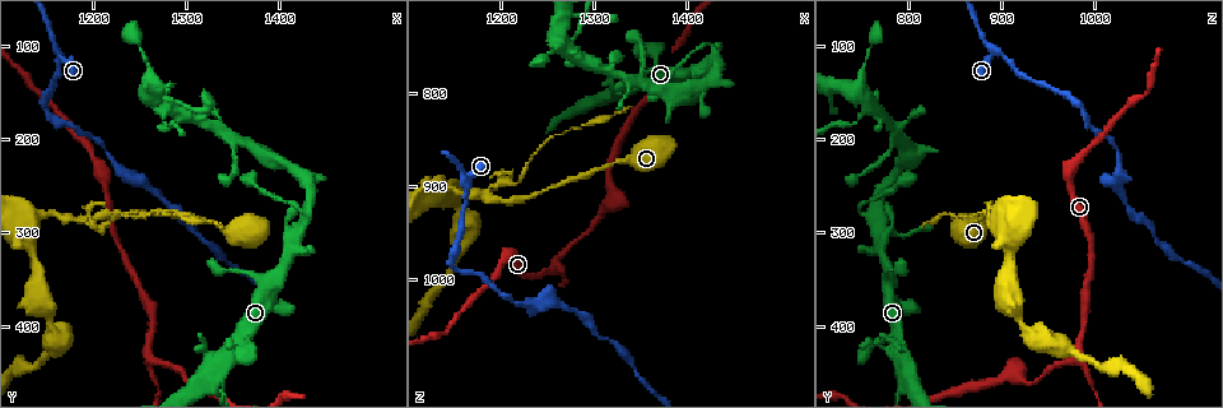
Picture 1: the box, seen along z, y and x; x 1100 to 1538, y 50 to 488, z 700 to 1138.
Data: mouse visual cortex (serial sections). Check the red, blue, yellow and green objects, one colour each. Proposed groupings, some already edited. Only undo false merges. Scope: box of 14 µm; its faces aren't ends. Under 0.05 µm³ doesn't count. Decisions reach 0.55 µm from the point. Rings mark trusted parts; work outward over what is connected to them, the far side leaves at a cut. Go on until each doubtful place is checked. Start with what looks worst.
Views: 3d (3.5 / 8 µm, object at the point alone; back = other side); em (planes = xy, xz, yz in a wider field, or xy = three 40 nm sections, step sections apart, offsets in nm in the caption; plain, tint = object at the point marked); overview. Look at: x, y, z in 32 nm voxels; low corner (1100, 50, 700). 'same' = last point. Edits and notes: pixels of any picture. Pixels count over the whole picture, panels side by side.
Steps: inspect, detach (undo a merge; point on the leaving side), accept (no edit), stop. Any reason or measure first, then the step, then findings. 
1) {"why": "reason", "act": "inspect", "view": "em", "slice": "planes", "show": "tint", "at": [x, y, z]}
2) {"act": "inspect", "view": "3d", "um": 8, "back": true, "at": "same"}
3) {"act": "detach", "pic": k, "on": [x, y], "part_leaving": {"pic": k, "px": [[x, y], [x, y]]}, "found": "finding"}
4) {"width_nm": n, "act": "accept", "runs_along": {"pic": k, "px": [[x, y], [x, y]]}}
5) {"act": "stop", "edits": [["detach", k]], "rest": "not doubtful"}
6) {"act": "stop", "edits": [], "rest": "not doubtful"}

{"why": "abrupt turn", "act": "inspect", "view": "3d", "um": 8, "at": [1185, 285, 910]}

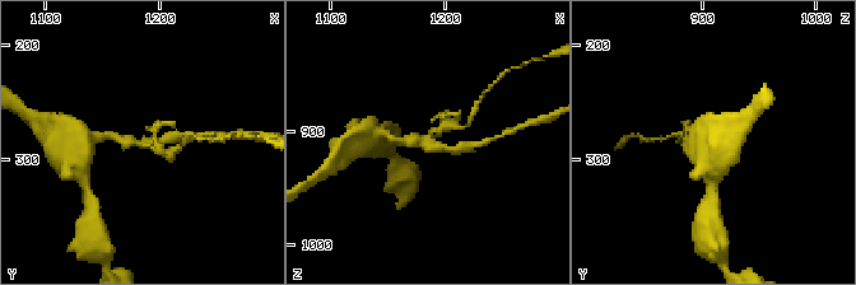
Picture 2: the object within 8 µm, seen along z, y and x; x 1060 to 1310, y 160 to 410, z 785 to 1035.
{"act": "inspect", "view": "3d", "um": 3.5, "at": [1186, 286, 908]}

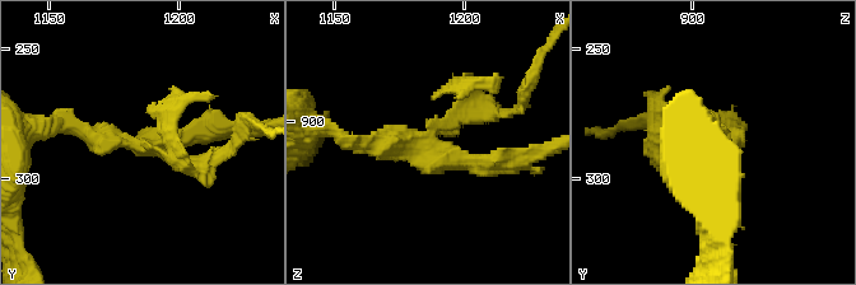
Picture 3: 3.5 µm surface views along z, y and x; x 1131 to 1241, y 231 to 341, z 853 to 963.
{"arms": 3, "arm_widths_nm": [150, 200, 250], "act": "inspect", "view": "em", "slice": "xy", "step": 1, "show": "tint", "at": [1185, 288, 910]}

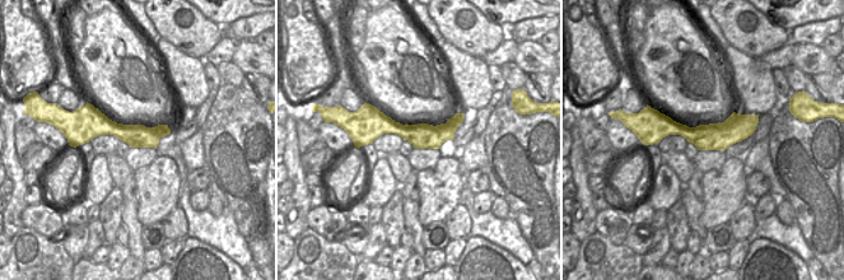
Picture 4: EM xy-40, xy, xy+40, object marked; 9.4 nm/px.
{"act": "accept", "found": "continuous, no second cell"}

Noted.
{"act": "inspect", "view": "3d", "um": 3.5, "at": [1425, 275, 745]}

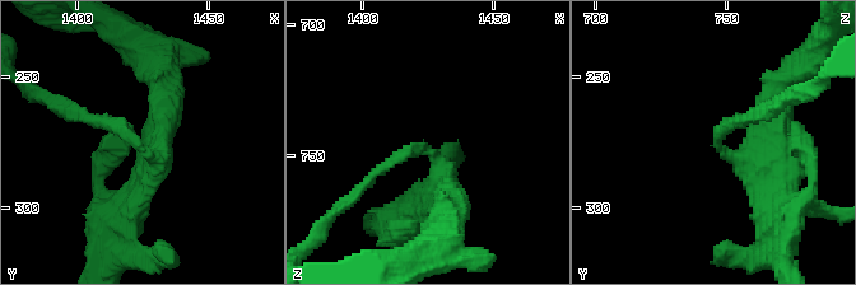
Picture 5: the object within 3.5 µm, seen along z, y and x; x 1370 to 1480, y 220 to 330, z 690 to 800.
{"arm_widths_nm": [150, 300], "act": "inspect", "view": "em", "slice": "xy", "step": 3, "show": "tint", "at": [1423, 275, 746]}

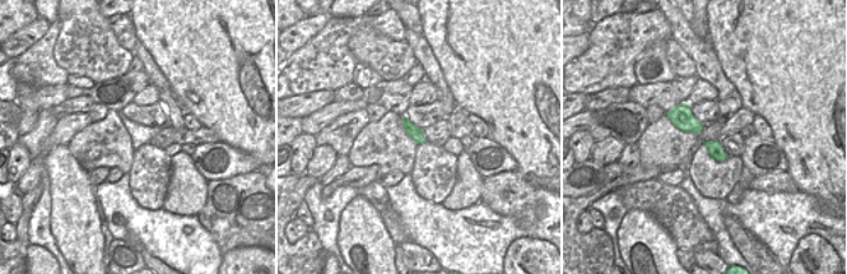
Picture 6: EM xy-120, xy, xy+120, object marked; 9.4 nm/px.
{"act": "accept", "runs_along": {"pic": 5, "px": [[138, 187], [157, 159], [75, 112]]}, "found": "all the same cell"}

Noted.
{"why": "three arms meet", "act": "inspect", "view": "3d", "um": 8, "at": [1160, 110, 900]}

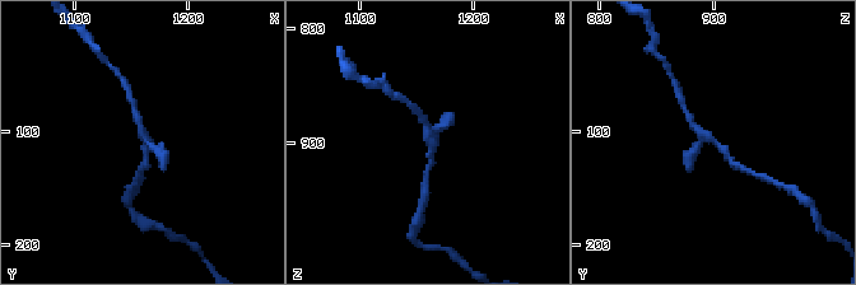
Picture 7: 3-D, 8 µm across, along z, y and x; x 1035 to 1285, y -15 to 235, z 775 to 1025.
{"why": "closer look", "act": "inspect", "view": "3d", "um": 3.5, "at": [1166, 108, 898]}

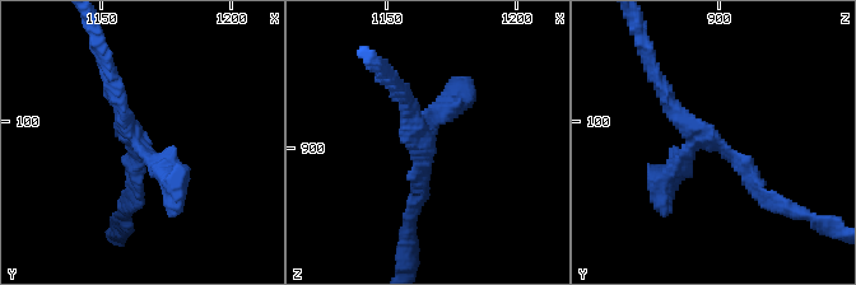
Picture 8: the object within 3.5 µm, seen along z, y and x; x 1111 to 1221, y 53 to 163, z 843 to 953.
{"arms": 3, "arm_widths_nm": [200, 200, 300], "act": "inspect", "view": "em", "slice": "xy", "step": 5, "show": "tint", "at": [1164, 108, 900]}

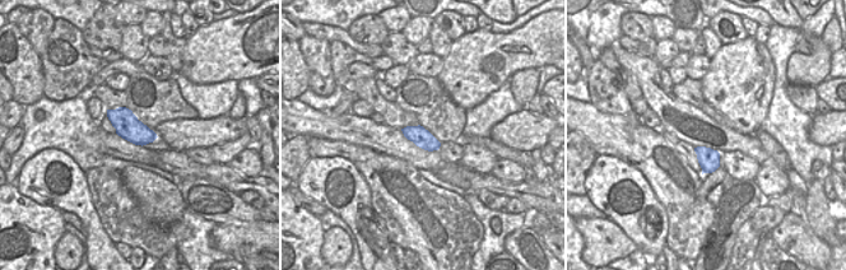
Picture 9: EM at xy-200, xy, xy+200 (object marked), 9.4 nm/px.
{"act": "accept", "runs_along": {"pic": 8, "px": [[461, 90], [422, 136], [418, 204]]}, "found": "continuous, no second cell"}

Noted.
{"why": "abrupt turn", "act": "inspect", "view": "3d", "um": 3.5, "at": [1260, 430, 980]}

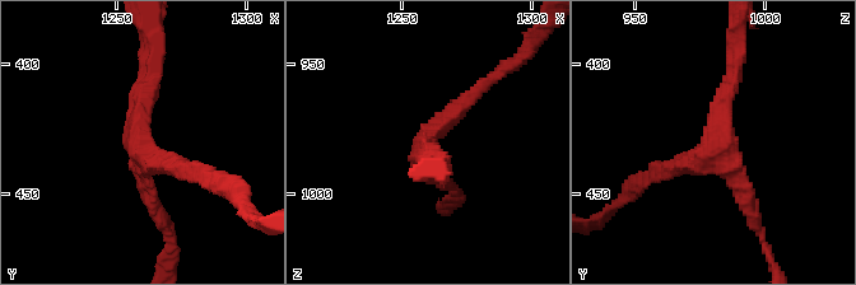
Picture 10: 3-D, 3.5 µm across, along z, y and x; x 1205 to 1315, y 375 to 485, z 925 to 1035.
{"why": "now the EM", "act": "inspect", "view": "em", "slice": "xy", "step": 1, "show": "tint", "at": [1258, 432, 980]}

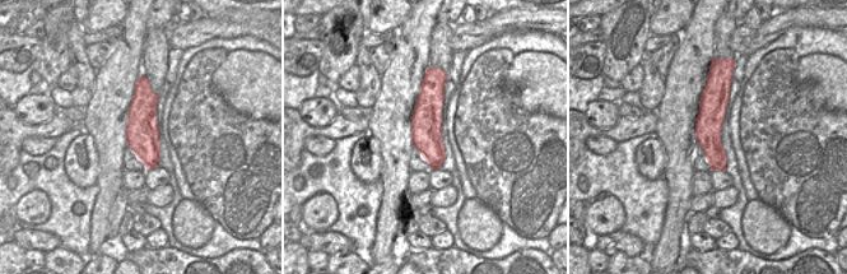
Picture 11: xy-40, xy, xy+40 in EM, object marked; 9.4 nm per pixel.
{"act": "accept", "runs_along": {"pic": 11, "px": [[718, 80], [712, 105], [715, 167]]}, "found": "continuous, no second cell"}

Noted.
{"act": "stop", "edits": [], "rest": "not doubtful"}

